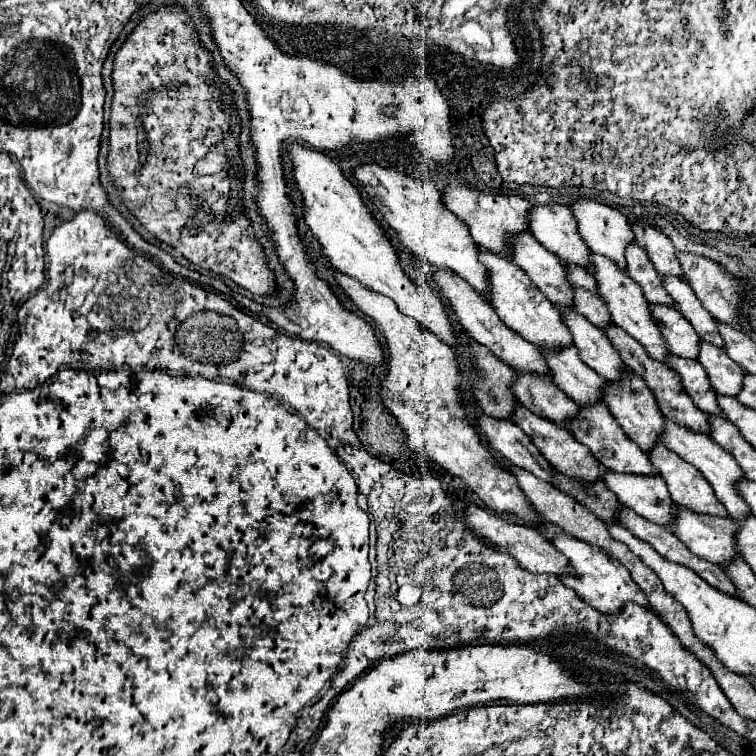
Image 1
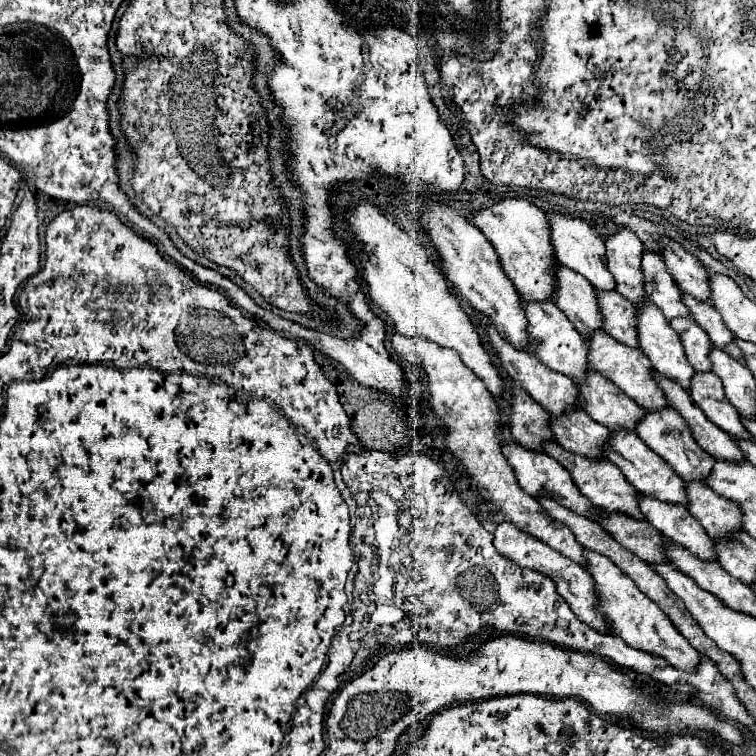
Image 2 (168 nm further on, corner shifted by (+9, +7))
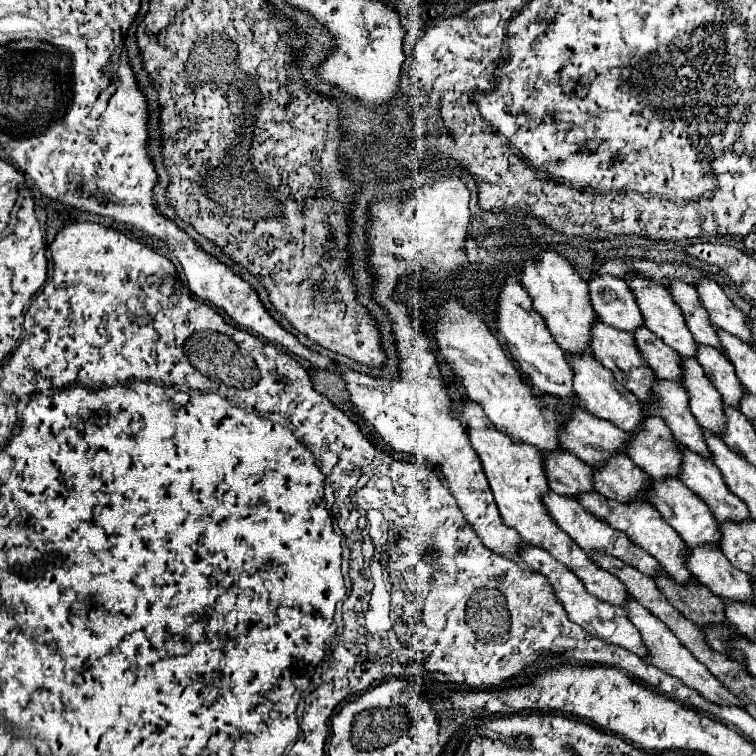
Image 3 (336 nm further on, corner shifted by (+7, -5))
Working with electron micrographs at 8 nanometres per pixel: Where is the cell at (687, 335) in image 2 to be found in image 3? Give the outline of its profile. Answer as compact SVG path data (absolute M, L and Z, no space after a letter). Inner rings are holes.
M697 344L695 358L703 366L709 382L723 396L723 402L731 404L731 406L737 406L739 396L743 396L743 386L739 384L739 378L735 376L735 368L727 360L727 356L721 350L713 348L713 346Z

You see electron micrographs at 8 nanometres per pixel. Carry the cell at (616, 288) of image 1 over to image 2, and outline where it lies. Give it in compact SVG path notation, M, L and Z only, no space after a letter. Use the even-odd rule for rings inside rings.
M645 302L643 306L637 306L637 322L639 322L639 344L641 344L639 348L653 362L655 370L669 380L677 380L685 390L689 390L689 380L693 378L695 370L685 356L685 350L683 350L683 344L681 344L677 332L673 332L673 328L667 322L667 318L663 316L663 312L657 306L653 306L653 302Z

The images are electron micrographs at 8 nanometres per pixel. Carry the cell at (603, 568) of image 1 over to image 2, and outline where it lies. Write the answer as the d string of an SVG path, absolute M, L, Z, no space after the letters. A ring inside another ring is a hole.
M585 550L585 556L589 560L587 568L595 580L597 594L601 596L599 598L601 600L601 612L611 622L611 634L621 636L631 648L637 648L637 650L665 658L677 670L693 672L693 668L697 668L697 664L701 662L701 656L699 656L699 652L695 652L695 648L691 644L687 644L685 636L677 632L677 628L663 614L663 610L653 600L649 600L635 586L635 582L629 576L625 576L609 558L605 558L593 550Z

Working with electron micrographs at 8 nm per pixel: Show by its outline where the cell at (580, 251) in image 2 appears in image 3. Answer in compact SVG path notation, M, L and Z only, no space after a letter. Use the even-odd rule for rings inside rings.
M611 274L593 276L587 280L591 306L597 316L625 332L631 332L643 326L643 316L635 304L635 298L629 286Z

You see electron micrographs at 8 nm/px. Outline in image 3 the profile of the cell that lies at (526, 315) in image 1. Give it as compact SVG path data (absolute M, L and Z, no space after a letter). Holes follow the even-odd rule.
M577 352L577 354L565 354L565 358L567 358L569 366L573 368L573 392L577 396L579 406L587 408L591 414L595 414L603 420L611 420L617 428L621 428L625 432L627 432L627 428L635 428L635 420L645 418L637 396L631 394L623 384L619 384L615 380L613 372L603 368L595 360L595 356L591 356L589 352Z

